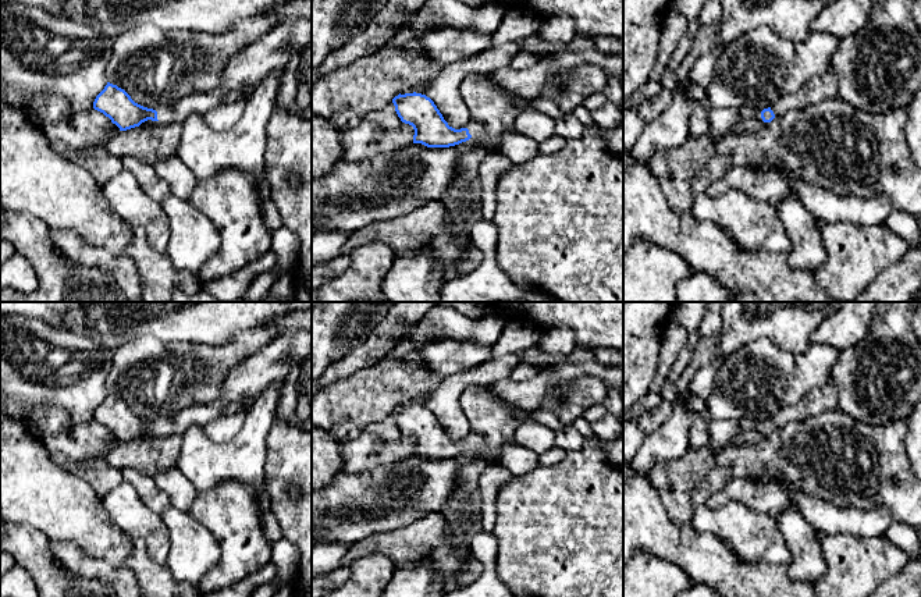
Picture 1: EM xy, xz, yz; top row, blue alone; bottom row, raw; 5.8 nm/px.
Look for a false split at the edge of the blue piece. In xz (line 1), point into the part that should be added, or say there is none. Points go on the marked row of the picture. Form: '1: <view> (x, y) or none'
1: xz (491, 113)

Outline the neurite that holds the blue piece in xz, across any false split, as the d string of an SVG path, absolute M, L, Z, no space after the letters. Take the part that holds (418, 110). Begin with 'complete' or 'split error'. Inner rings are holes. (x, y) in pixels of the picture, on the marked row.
split error; M467 75L460 83L462 97L470 111L467 128L448 125L434 102L422 93L405 93L392 99L402 122L415 129L413 143L427 148L449 148L473 138L488 138L497 146L505 131L515 129L516 104L494 88L491 75Z

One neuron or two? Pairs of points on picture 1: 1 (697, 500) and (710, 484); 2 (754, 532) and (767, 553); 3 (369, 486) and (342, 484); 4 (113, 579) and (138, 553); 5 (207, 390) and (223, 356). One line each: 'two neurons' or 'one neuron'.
1: one neuron
2: one neuron
3: one neuron
4: two neurons
5: one neuron

